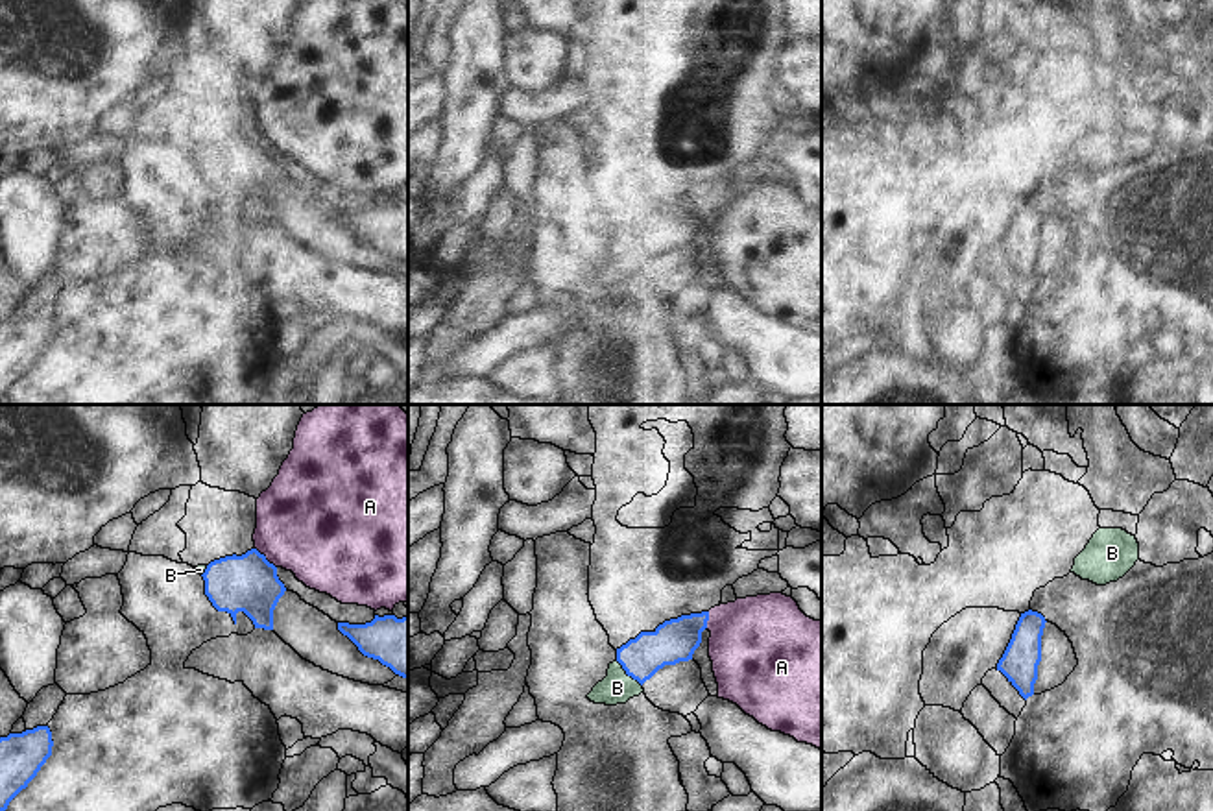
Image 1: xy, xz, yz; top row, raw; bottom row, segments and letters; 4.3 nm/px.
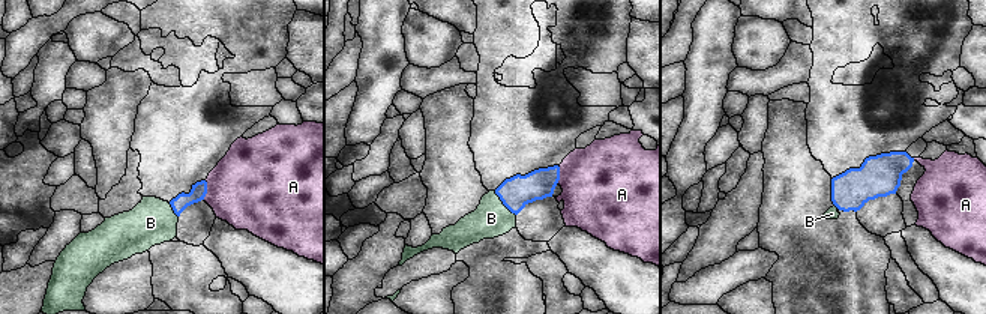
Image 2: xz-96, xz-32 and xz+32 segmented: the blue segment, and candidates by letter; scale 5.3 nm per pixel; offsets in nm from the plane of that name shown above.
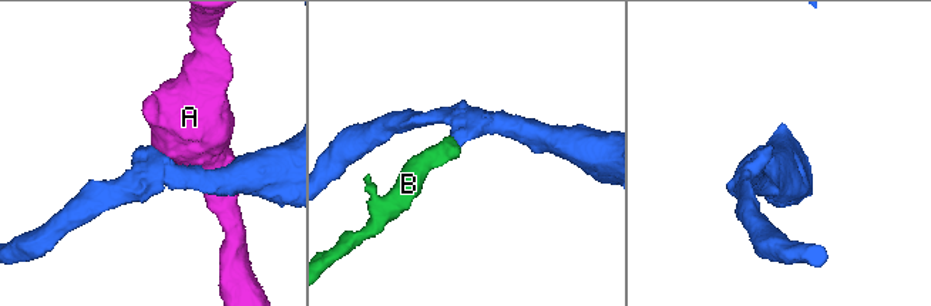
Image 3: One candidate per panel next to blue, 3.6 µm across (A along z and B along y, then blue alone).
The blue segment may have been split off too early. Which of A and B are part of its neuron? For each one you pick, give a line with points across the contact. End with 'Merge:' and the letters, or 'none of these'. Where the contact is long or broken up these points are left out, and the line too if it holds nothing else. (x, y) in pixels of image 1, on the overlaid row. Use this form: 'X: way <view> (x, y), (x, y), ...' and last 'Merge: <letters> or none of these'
B: way xz (672, 641), (654, 649), (628, 675), (617, 688)
Merge: B

